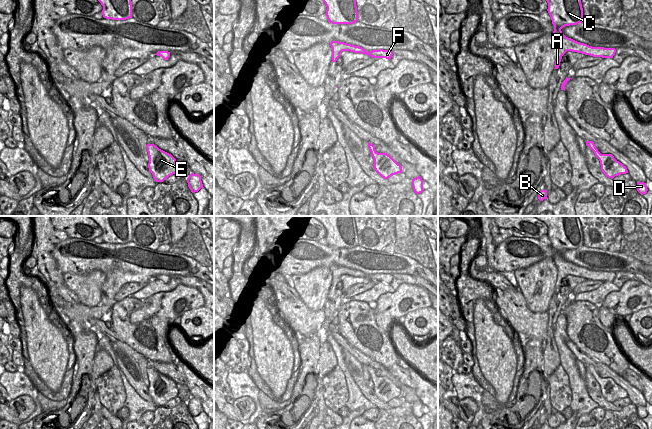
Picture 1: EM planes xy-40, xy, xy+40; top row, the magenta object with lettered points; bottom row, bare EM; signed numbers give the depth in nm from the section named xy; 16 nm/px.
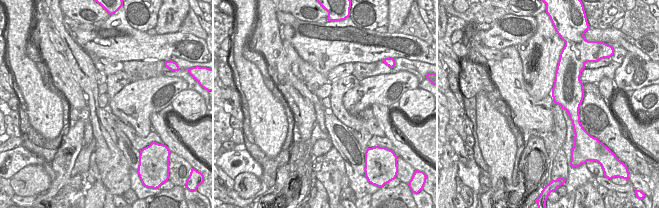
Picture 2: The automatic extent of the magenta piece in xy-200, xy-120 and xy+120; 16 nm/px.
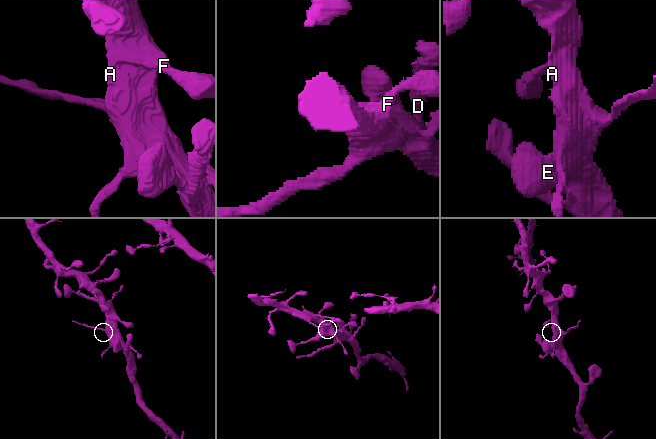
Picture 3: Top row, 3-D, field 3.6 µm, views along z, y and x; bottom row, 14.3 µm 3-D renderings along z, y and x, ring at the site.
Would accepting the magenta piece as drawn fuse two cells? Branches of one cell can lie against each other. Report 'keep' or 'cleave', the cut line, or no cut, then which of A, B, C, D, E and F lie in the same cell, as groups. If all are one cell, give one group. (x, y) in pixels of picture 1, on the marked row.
keep; no cut; A B C D E F

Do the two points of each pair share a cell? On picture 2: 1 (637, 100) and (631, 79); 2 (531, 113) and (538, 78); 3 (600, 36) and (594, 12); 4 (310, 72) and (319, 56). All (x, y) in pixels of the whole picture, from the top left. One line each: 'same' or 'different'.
1: different
2: different
3: different
4: different

